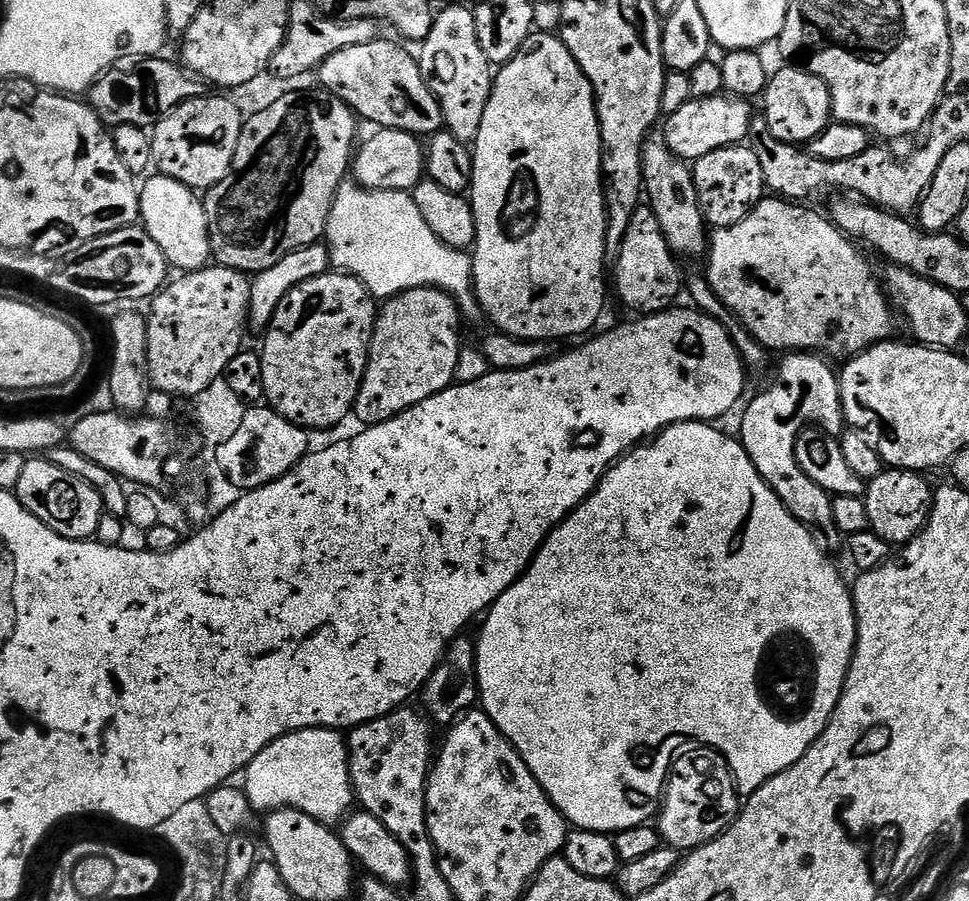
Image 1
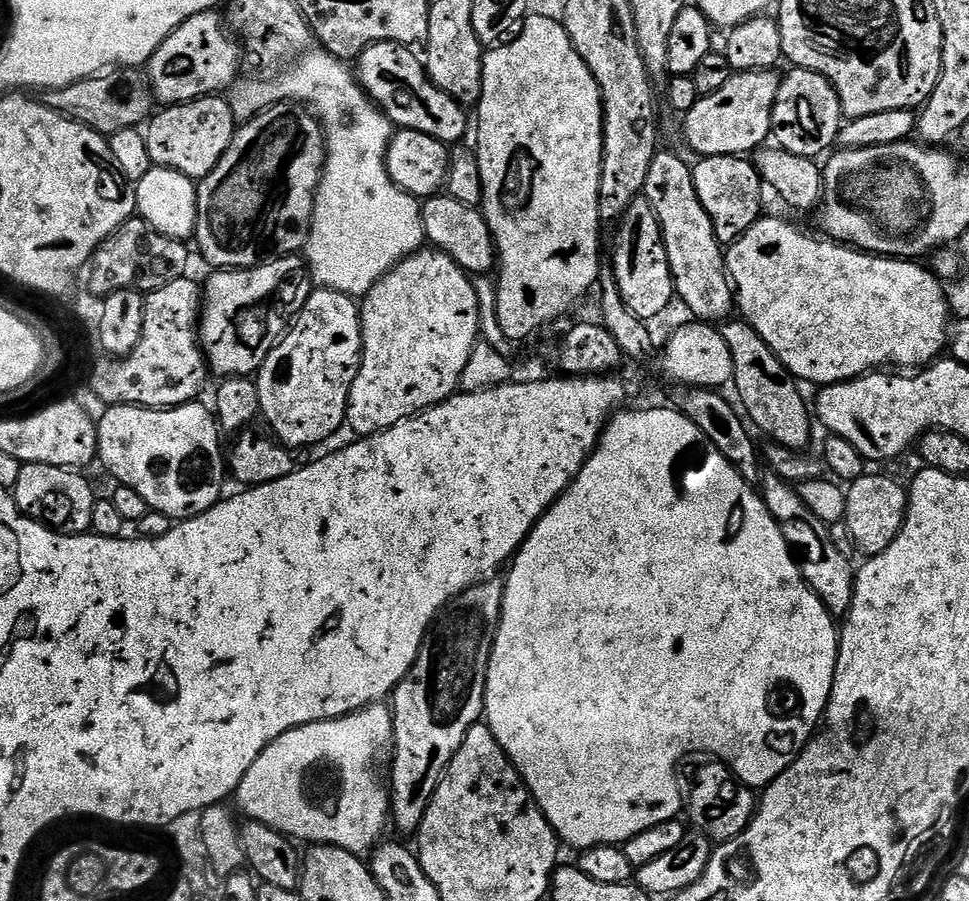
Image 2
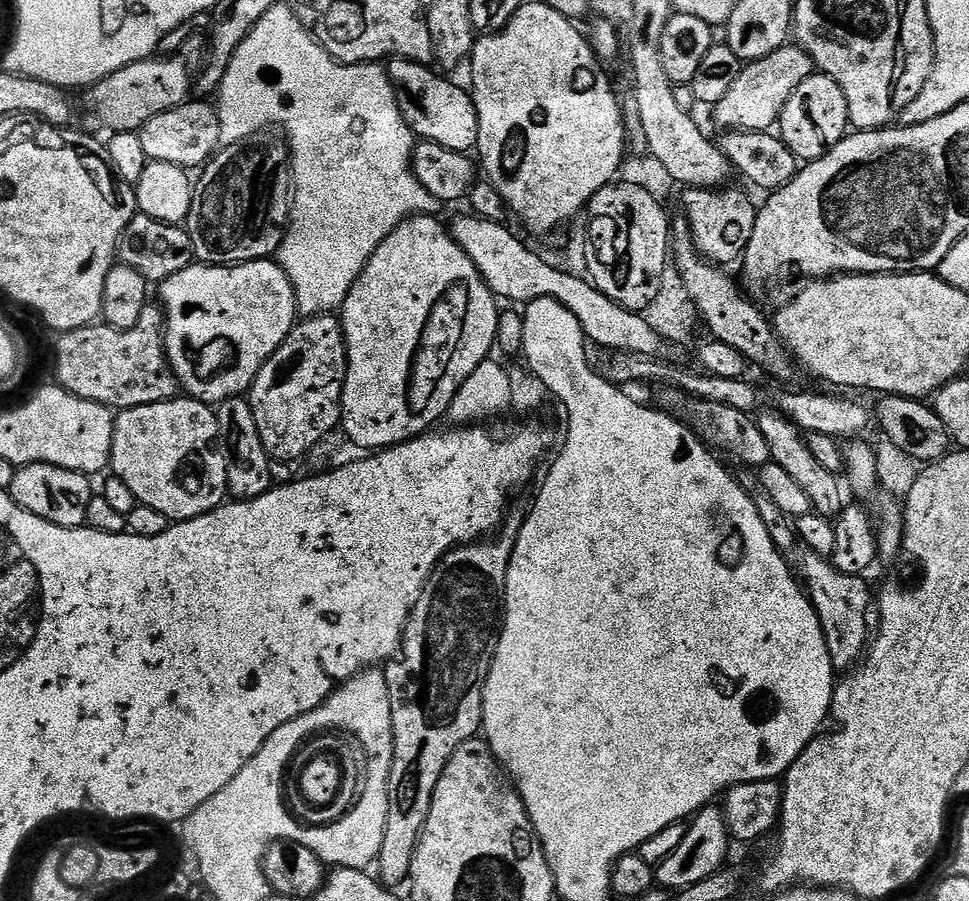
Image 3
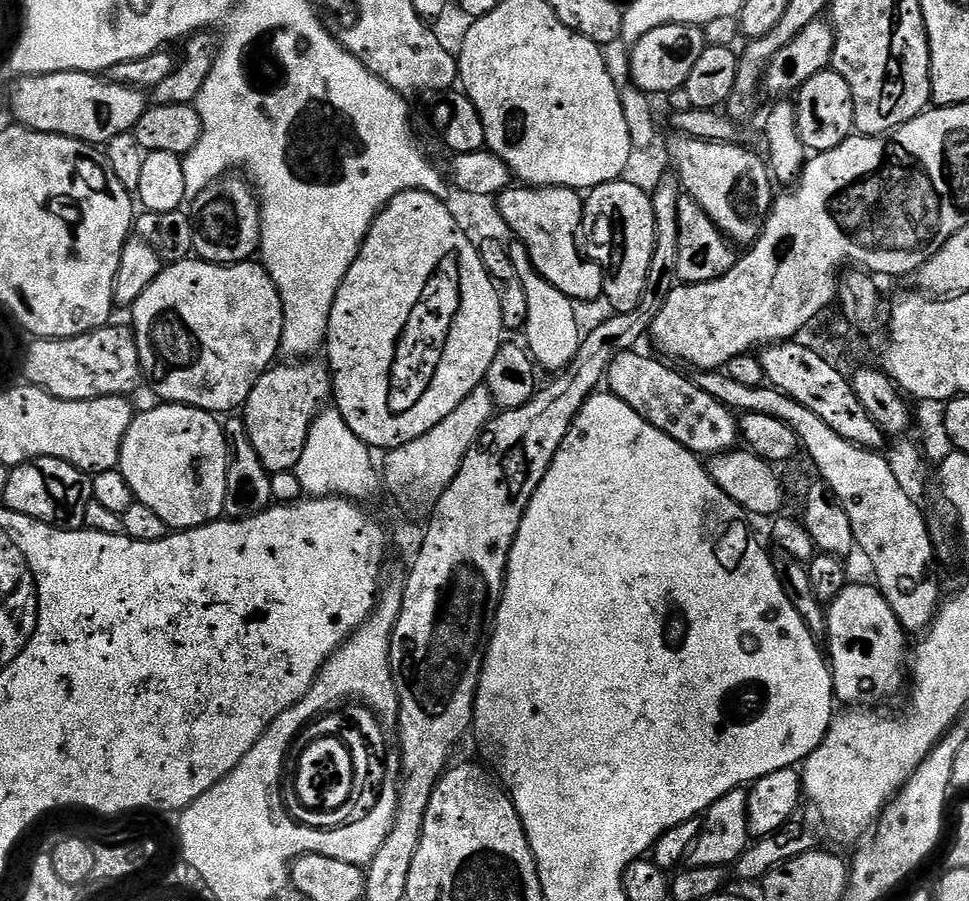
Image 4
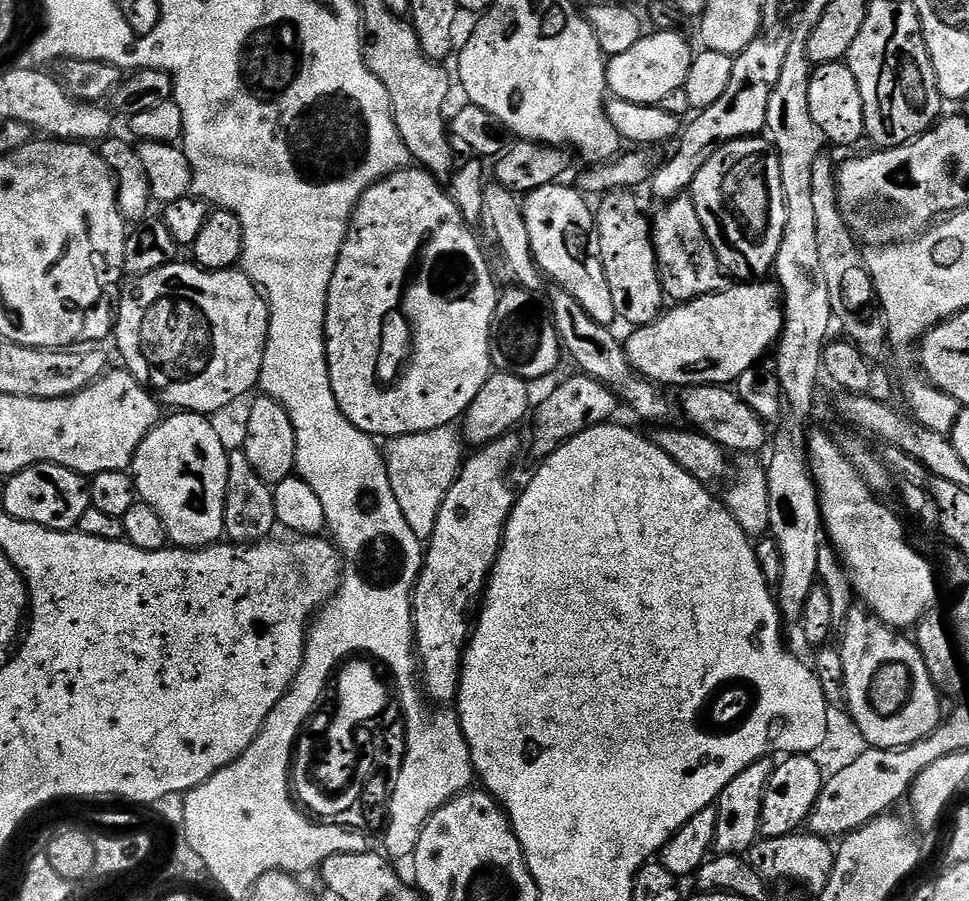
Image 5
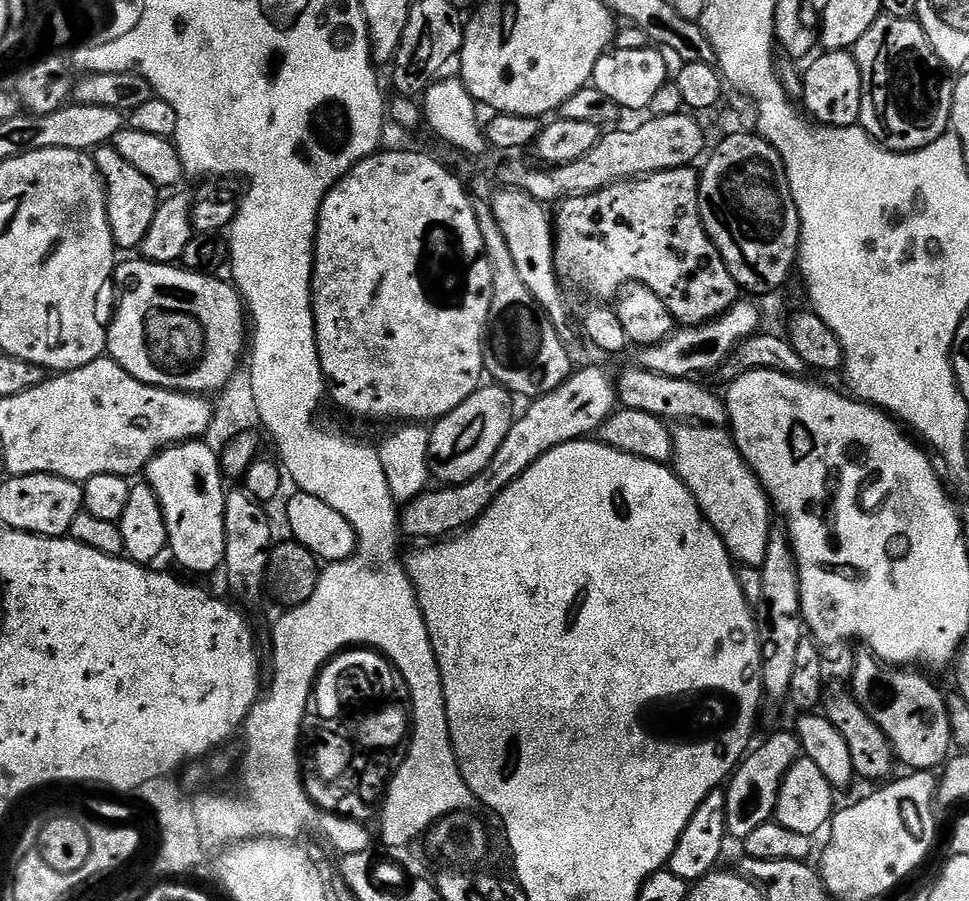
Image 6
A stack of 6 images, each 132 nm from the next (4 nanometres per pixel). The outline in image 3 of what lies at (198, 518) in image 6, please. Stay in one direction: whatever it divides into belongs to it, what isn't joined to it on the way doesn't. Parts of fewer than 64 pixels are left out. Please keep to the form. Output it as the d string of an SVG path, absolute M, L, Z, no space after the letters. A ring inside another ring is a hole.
M177 398L175 400L163 400L157 404L147 404L146 406L138 406L137 408L123 409L116 416L114 446L112 447L112 462L110 468L118 478L122 478L122 482L126 482L126 486L130 486L130 490L134 494L136 501L150 506L153 510L159 510L161 514L166 514L166 518L170 522L193 520L202 514L212 512L220 507L221 504L225 503L226 497L228 496L228 457L225 449L222 447L220 423L216 420L215 411L209 405L203 404L200 400Z

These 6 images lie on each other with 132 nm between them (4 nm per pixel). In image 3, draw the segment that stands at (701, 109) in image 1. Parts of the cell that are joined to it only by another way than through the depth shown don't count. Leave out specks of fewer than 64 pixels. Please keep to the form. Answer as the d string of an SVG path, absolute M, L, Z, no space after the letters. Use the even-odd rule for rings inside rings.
M792 42L785 44L783 48L774 50L774 54L766 54L766 58L747 61L741 67L738 78L734 78L730 90L722 97L722 102L714 105L717 126L720 130L741 132L766 132L775 129L790 94L794 94L794 90L798 90L798 86L802 86L802 82L806 82L806 78L813 75L813 72L814 65L811 58L804 53L803 48Z

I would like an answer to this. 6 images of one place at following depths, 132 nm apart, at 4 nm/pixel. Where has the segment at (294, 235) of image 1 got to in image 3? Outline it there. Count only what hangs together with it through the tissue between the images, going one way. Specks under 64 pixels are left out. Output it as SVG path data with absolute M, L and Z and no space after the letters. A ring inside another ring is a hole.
M272 130L255 132L253 136L248 136L244 140L238 141L237 144L225 144L207 164L203 165L202 171L199 173L199 175L201 174L200 180L198 176L192 190L192 205L190 206L190 214L186 221L188 233L194 242L197 261L205 264L215 264L217 266L231 266L233 264L249 264L251 260L266 260L275 257L279 253L282 242L284 241L284 233L288 231L294 192L290 187L292 184L292 169L290 167L290 153L288 151L287 139L280 134L275 136L274 133L275 131Z

